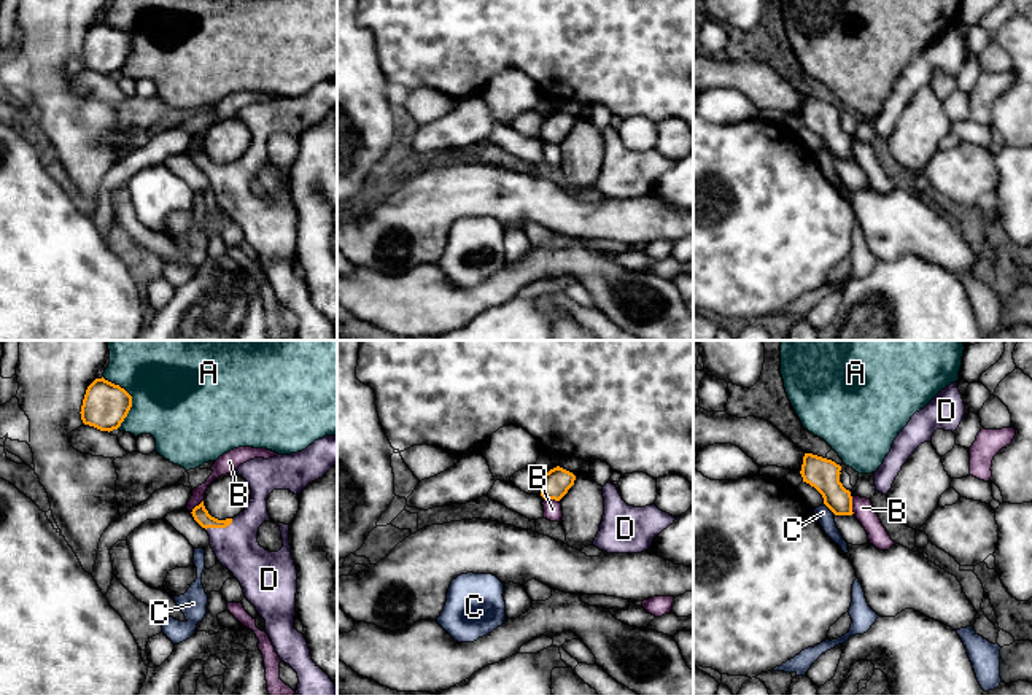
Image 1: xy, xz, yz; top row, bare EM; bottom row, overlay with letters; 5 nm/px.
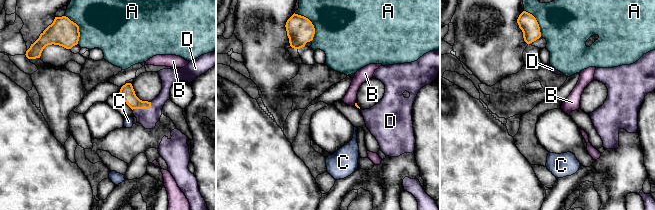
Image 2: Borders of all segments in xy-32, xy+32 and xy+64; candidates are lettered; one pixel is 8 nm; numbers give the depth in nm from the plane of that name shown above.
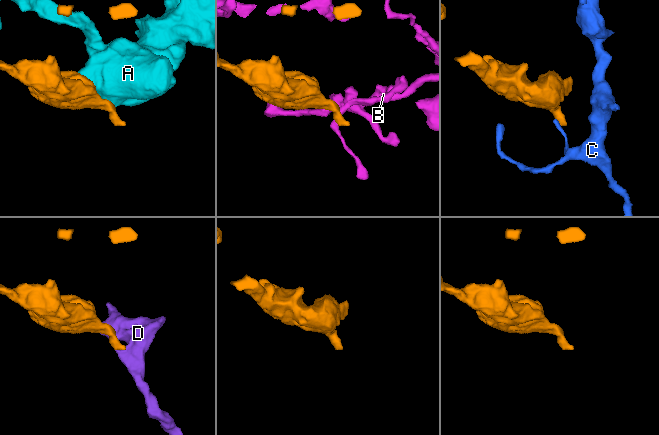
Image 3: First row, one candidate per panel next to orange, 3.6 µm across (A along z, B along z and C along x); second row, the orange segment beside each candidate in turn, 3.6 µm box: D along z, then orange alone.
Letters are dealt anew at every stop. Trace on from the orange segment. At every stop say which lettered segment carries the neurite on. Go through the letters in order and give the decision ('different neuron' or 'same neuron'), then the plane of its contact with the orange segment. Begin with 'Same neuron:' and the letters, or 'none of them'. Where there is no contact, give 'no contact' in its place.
Same neuron: D
A: different neuron; meets orange in xy
B: different neuron; meets orange in yz
C: different neuron; meets orange in yz
D: same neuron; meets orange in xy

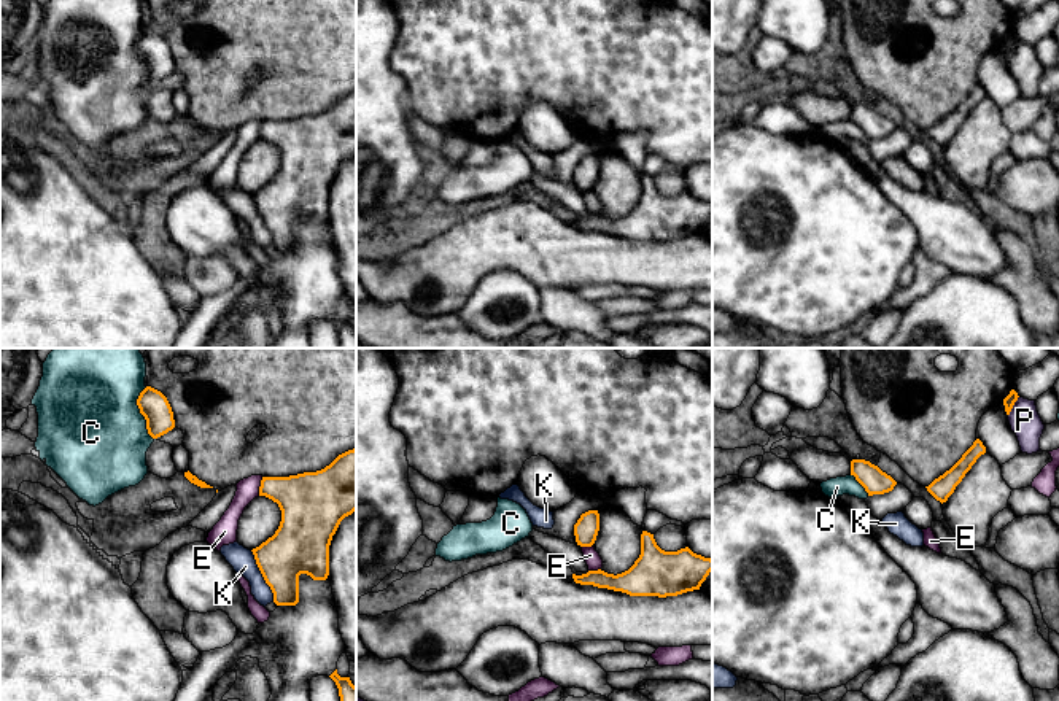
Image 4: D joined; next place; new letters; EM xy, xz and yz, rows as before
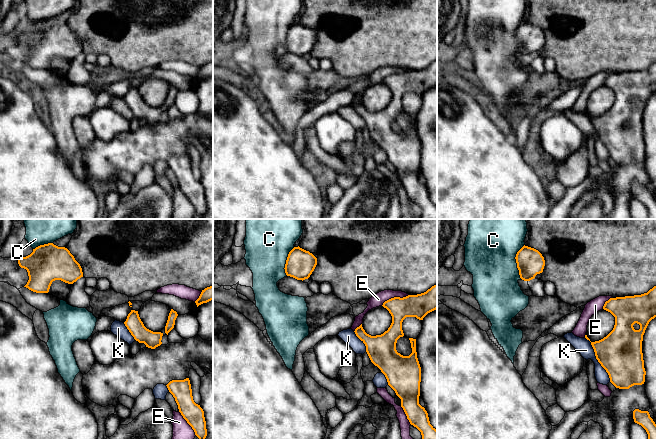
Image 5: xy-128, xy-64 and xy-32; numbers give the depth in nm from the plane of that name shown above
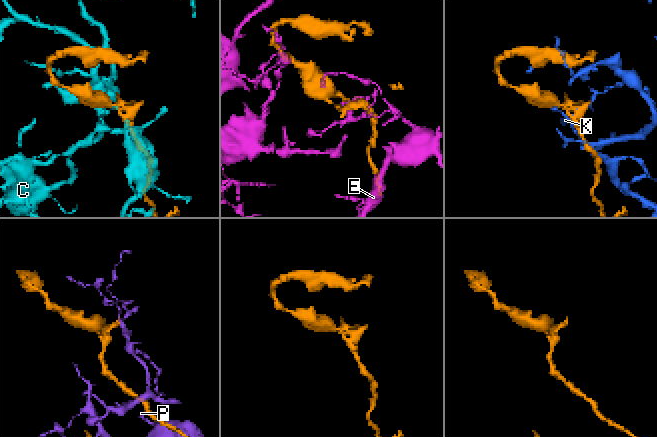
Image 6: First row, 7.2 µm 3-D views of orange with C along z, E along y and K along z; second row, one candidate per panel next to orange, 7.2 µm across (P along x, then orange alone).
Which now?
Same neuron: none of them
C: different neuron; meets orange in xy
E: different neuron; meets orange in xy
K: different neuron; meets orange in xy
P: different neuron; meets orange in yz

